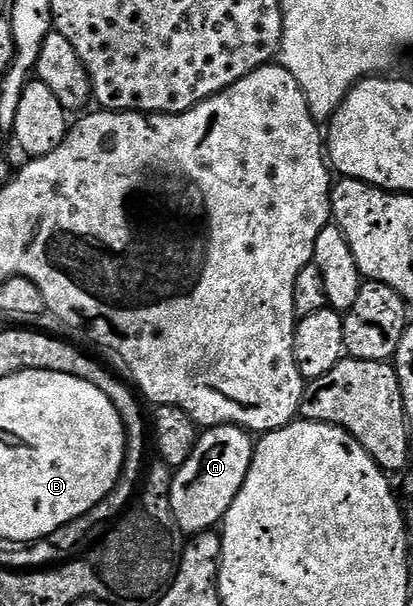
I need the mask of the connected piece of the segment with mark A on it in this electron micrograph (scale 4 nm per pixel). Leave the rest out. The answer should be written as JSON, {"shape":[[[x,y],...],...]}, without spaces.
{"shape":[[[236,424],[206,429],[197,440],[187,462],[174,471],[167,504],[176,524],[187,536],[214,529],[225,517],[250,469],[256,448],[252,435]]]}

